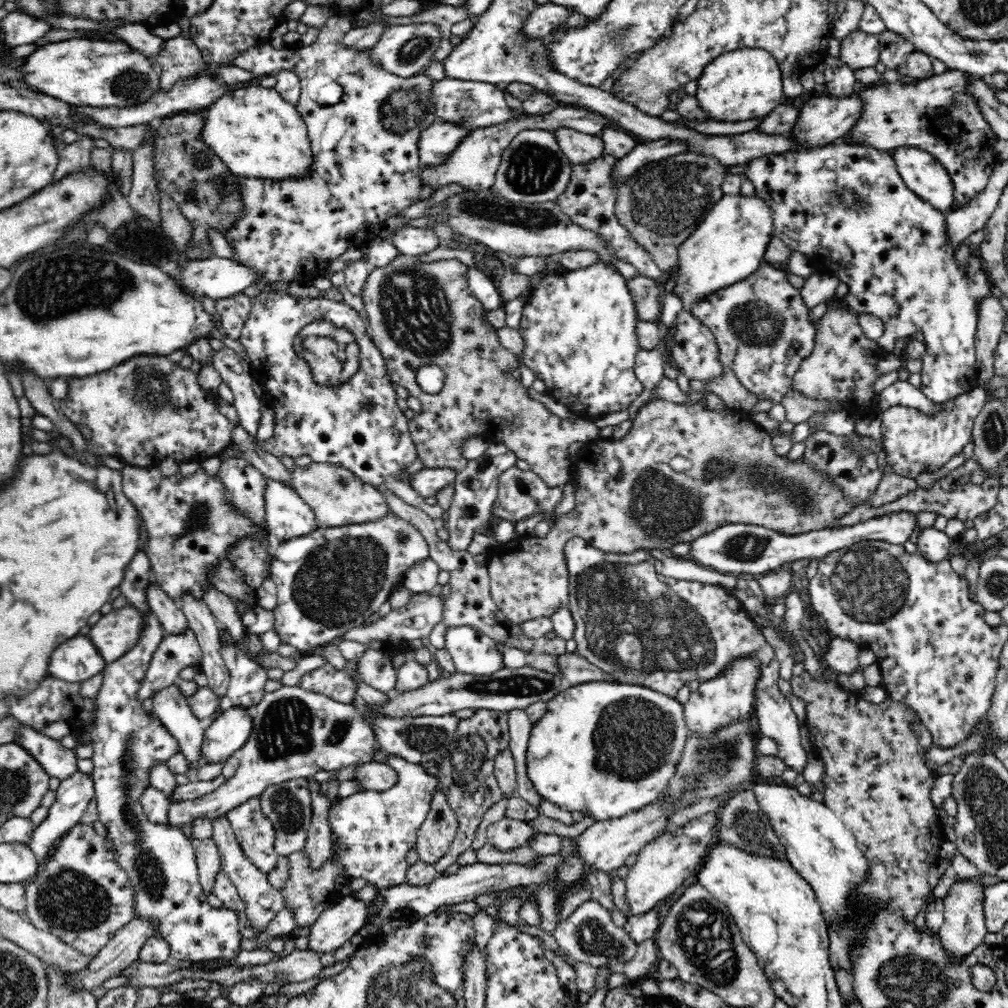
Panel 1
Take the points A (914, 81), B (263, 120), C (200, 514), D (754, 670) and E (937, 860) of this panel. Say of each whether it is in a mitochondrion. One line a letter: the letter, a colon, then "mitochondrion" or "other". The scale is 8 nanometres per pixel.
A: other
B: other
C: mitochondrion
D: other
E: other

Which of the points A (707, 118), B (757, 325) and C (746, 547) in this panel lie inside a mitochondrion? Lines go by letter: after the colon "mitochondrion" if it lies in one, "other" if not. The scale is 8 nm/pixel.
A: other
B: mitochondrion
C: mitochondrion

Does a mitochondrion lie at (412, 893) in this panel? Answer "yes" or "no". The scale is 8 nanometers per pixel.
no

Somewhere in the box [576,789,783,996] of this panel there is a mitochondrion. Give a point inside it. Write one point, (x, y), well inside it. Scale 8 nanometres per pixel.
(703, 931)

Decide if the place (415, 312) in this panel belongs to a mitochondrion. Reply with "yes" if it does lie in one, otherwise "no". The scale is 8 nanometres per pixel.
yes

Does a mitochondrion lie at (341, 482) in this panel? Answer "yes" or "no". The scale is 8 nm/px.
yes

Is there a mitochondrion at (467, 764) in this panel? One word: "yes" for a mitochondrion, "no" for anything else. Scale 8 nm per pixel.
yes

